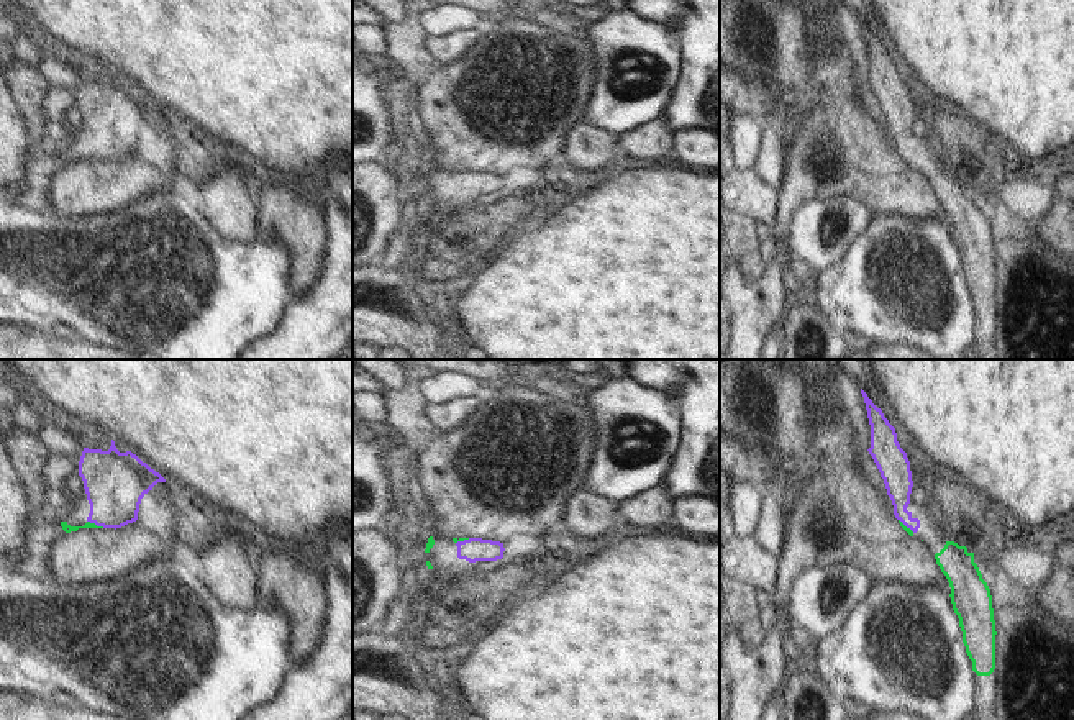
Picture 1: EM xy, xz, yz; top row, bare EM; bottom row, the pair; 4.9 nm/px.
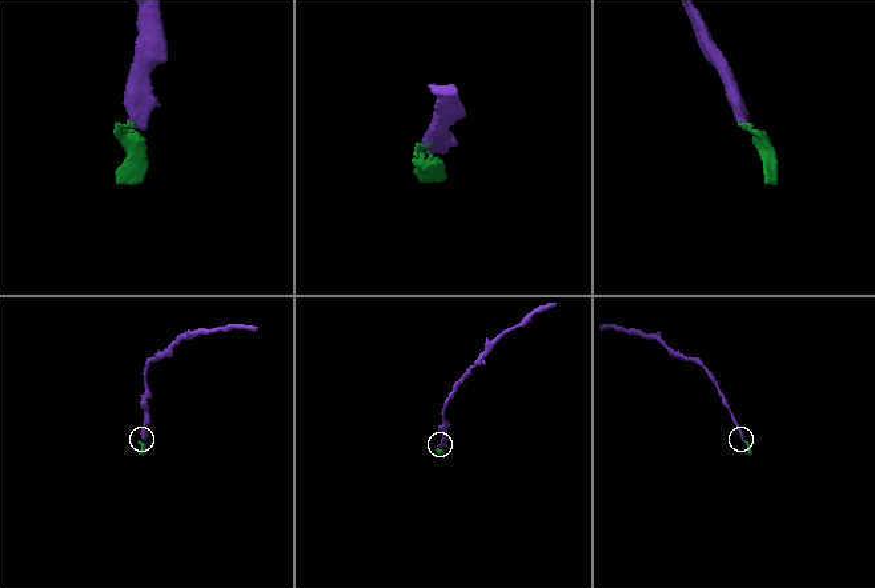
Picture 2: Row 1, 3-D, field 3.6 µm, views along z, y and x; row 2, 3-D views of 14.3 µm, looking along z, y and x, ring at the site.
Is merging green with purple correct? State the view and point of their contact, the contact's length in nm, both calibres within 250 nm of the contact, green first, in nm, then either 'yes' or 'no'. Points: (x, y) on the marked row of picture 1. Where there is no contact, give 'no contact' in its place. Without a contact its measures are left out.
contact xy (94, 524); length 90 nm; calibres 50 and 300 nm; yes

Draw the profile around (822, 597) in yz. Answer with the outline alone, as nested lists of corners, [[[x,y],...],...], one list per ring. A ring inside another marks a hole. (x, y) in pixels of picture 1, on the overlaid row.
[[[856,564],[810,567],[792,586],[792,623],[813,643],[820,643],[844,625],[849,612],[867,597],[872,586],[869,574]]]

